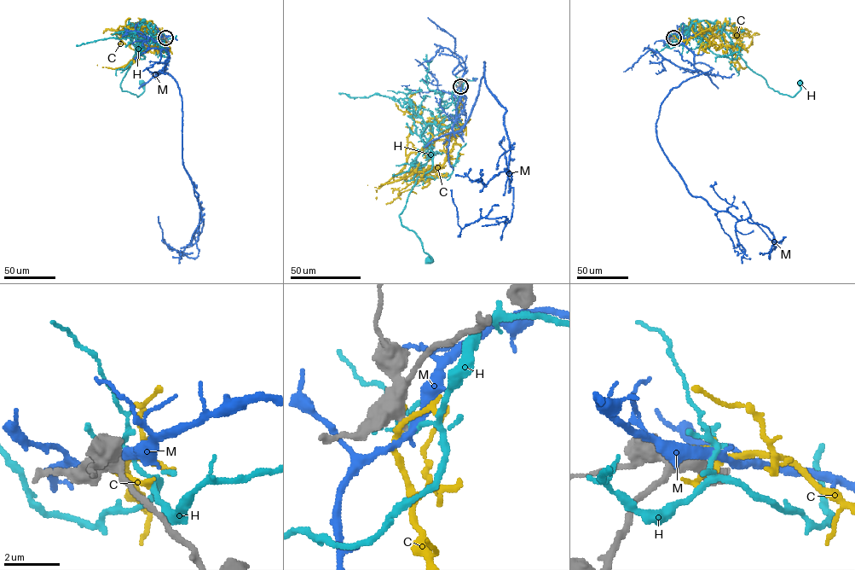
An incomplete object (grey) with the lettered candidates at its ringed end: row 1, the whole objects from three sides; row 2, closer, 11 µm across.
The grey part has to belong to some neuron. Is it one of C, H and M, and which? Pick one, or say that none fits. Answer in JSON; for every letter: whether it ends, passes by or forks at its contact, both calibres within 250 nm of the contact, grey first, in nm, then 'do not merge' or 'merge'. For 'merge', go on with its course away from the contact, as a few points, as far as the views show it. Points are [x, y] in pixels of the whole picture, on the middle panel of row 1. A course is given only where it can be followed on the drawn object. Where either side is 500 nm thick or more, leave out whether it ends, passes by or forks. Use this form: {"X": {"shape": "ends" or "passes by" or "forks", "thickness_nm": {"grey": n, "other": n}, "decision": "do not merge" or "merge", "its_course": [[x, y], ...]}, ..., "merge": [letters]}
{"C": {"thickness_nm": {"grey": 550, "other": 150}, "decision": "do not merge"}, "H": {"shape": "forks", "thickness_nm": {"grey": 480, "other": 160}, "decision": "do not merge"}, "M": {"shape": "passes by", "thickness_nm": {"grey": 420, "other": 320}, "decision": "do not merge"}, "merge": []}

